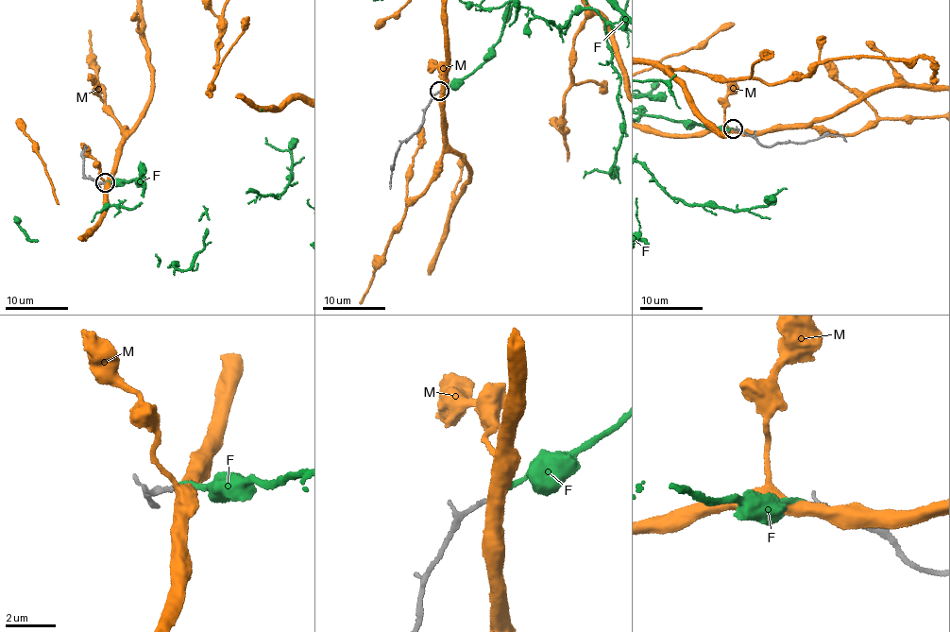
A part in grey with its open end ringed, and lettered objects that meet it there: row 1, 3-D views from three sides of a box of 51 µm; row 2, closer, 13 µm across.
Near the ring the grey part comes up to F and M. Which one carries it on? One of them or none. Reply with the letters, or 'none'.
F

